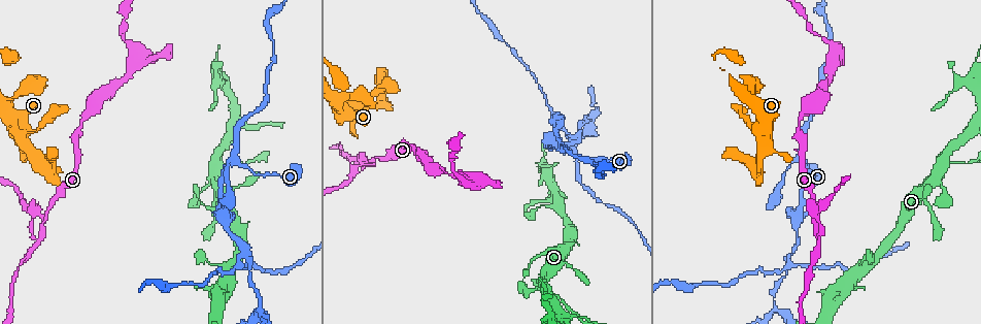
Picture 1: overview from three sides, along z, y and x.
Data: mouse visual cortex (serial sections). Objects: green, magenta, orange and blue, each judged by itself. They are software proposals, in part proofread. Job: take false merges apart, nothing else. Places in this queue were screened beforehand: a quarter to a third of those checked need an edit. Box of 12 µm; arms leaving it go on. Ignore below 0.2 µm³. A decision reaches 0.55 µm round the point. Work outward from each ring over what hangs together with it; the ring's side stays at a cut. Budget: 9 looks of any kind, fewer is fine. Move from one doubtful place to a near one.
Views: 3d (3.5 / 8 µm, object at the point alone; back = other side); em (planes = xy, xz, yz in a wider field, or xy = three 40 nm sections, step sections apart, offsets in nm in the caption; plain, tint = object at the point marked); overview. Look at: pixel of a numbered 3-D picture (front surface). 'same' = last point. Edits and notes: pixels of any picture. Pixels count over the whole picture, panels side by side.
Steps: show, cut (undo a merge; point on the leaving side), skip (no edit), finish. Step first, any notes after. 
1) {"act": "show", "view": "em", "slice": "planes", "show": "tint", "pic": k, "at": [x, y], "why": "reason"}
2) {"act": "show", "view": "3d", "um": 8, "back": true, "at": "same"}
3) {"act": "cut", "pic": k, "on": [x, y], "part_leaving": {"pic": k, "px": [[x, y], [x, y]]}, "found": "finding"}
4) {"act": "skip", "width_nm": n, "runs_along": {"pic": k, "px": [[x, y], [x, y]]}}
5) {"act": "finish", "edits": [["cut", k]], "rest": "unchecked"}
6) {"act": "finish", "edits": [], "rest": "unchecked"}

{"act": "show", "view": "3d", "um": 3.5, "pic": 1, "at": [806, 161], "why": "thin neck"}

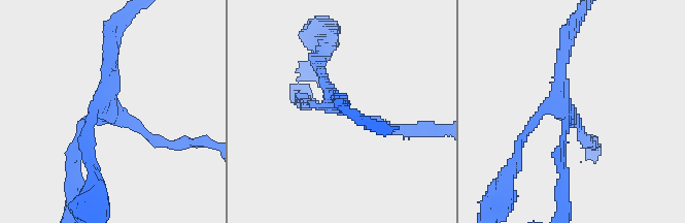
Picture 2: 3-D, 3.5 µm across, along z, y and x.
{"act": "show", "view": "em", "slice": "xy", "step": 1, "show": "tint", "pic": 2, "at": [111, 115], "why": "shape alone is not enough"}

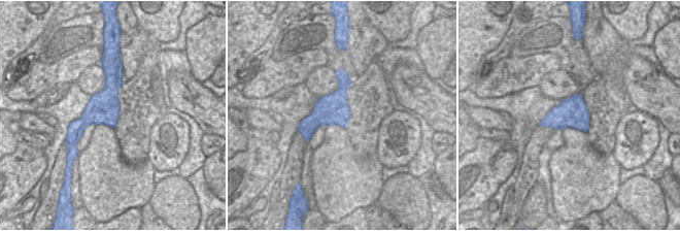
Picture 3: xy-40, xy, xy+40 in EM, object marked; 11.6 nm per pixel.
{"act": "skip", "runs_along": {"pic": 2, "px": [[395, 130], [334, 104], [306, 101]]}, "found": "all the same cell"}

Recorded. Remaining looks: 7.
{"act": "show", "view": "3d", "um": 3.5, "pic": 1, "at": [944, 158], "why": "side arm on a straight run"}

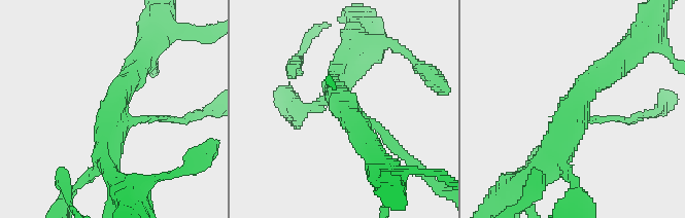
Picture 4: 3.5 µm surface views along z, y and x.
{"act": "show", "view": "em", "slice": "planes", "show": "tint", "pic": 4, "at": [342, 108], "arms": 3, "arm_widths_nm": [100, 250, 350], "why": "need the tissue"}

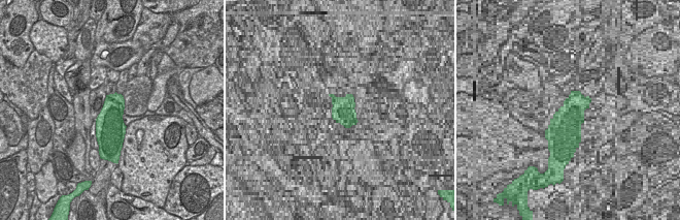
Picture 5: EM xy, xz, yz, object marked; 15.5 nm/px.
{"act": "skip", "runs_along": {"pic": 4, "px": [[540, 165], [616, 64]]}, "found": "continuous, no second cell"}

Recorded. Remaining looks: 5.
{"act": "show", "view": "3d", "um": 3.5, "pic": 1, "at": [133, 61], "why": "abrupt turn"}

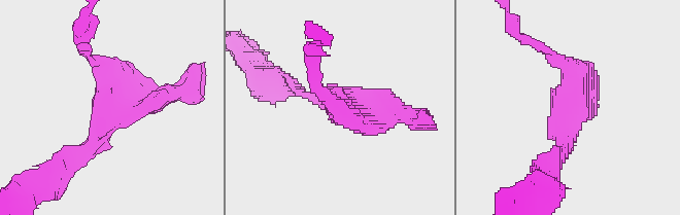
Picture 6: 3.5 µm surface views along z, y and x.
{"act": "skip", "runs_along": {"pic": 6, "px": [[73, 162], [108, 111], [108, 70], [87, 55]]}, "found": "one cell here"}

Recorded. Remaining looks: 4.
{"act": "show", "view": "3d", "um": 3.5, "pic": 1, "at": [377, 106], "why": "abrupt turn"}

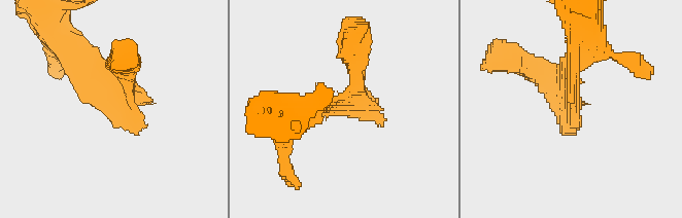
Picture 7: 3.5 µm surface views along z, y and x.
{"act": "show", "view": "em", "slice": "xy", "step": 5, "show": "tint", "pic": 7, "at": [574, 94]}

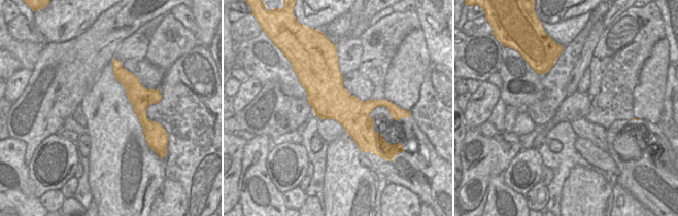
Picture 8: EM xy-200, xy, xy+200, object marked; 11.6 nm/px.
{"act": "skip", "found": "all the same cell"}

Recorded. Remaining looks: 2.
{"act": "finish", "edits": [], "rest": "unchecked"}

